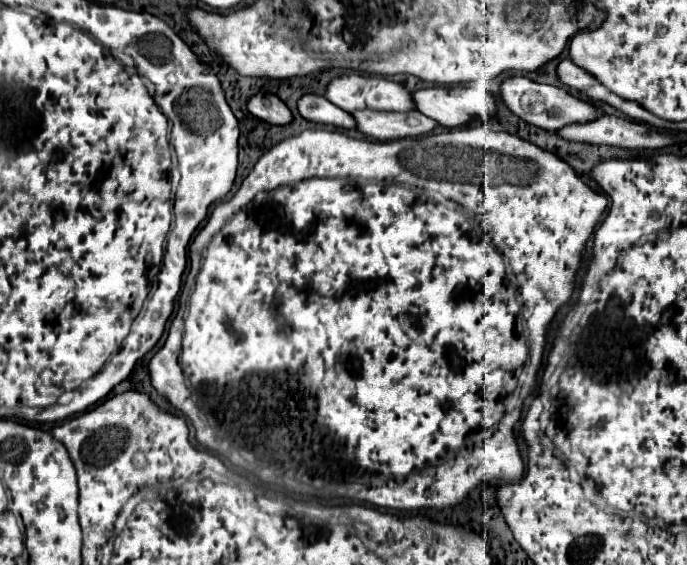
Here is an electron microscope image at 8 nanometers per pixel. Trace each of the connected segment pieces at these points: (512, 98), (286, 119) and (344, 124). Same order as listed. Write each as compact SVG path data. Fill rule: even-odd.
M525 76L507 78L501 84L501 98L515 116L519 116L521 120L525 120L537 128L549 130L549 132L557 132L569 124L587 124L587 122L593 122L603 116L603 112L599 108L595 108L591 102L585 102L585 100L569 94L565 88L539 84Z
M257 94L247 102L247 110L263 122L287 126L293 122L291 110L273 94Z
M307 94L299 100L297 108L299 108L299 114L303 118L307 118L311 122L317 122L317 124L329 124L329 126L347 128L347 130L353 130L357 126L355 118L349 112L341 110L333 102L327 102L323 96Z

